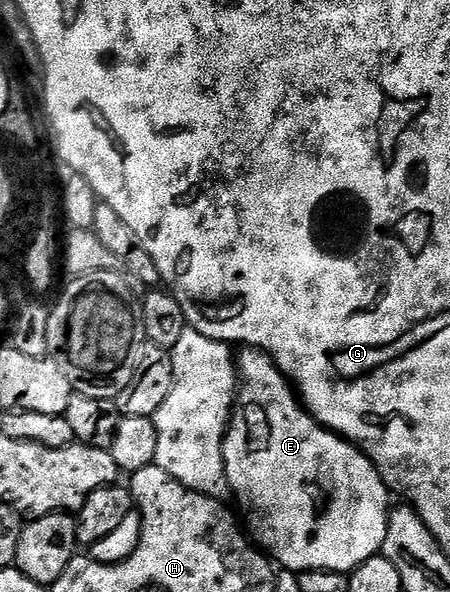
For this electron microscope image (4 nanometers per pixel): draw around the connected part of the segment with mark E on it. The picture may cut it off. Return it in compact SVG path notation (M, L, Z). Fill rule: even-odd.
M240 351L237 371L241 383L227 426L227 437L223 439L223 461L228 489L247 507L246 527L254 543L280 569L298 573L329 570L350 574L369 558L380 555L393 500L371 459L350 440L324 428L303 407L296 389L267 353Z

